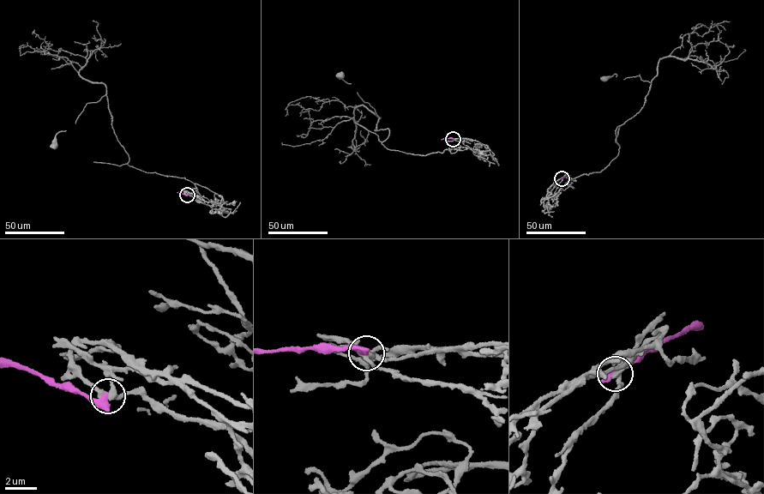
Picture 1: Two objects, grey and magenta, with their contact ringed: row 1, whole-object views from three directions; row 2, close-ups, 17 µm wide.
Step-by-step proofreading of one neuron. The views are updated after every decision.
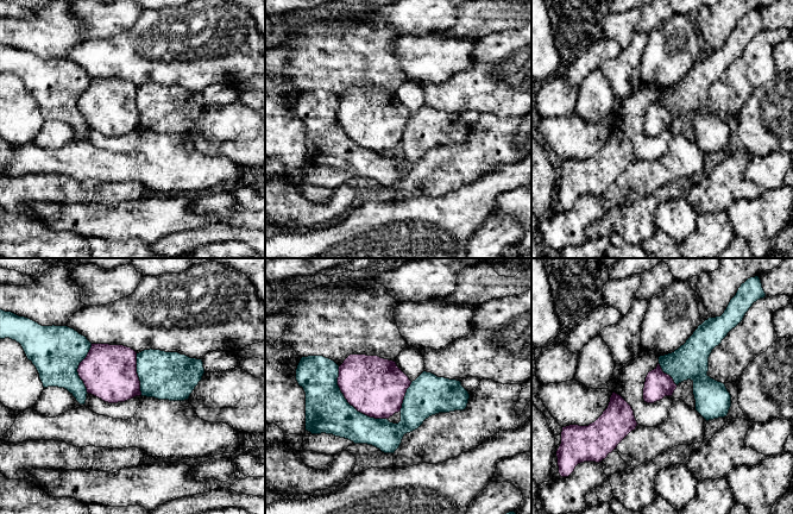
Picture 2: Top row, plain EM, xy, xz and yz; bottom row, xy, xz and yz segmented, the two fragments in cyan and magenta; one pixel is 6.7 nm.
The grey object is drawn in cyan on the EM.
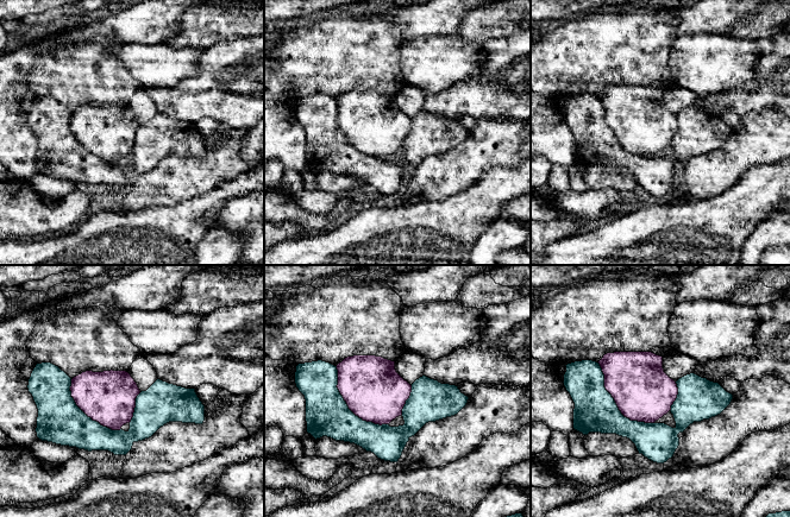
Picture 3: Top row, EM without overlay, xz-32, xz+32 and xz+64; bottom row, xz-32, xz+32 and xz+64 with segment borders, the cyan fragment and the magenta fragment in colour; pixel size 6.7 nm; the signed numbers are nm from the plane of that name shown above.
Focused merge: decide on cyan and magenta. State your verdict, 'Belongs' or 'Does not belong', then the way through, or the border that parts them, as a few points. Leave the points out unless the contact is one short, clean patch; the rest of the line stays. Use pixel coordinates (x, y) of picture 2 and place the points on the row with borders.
Does not belong

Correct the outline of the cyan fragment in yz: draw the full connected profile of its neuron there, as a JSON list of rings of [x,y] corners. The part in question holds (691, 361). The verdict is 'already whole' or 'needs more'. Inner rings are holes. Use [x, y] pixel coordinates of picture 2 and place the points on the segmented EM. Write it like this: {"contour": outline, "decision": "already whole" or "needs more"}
{"contour": [[[760,277],[748,278],[720,316],[709,318],[678,350],[659,357],[662,371],[669,375],[676,386],[687,380],[693,382],[696,410],[706,421],[726,416],[731,407],[731,395],[725,384],[707,375],[709,357],[743,320],[753,303],[763,297],[766,293]]], "decision": "already whole"}

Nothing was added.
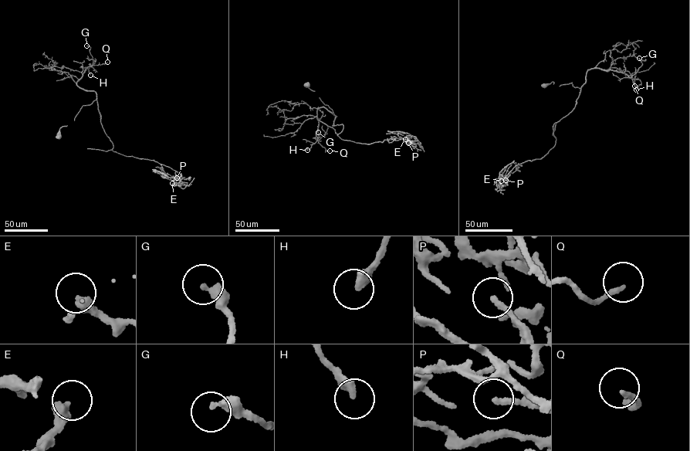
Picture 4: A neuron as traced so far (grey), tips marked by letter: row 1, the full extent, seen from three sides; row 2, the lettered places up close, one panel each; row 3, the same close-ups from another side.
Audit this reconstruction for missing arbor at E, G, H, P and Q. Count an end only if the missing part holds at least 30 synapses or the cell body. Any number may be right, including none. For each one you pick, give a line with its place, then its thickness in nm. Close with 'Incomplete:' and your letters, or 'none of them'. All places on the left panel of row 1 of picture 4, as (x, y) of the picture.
Incomplete: none of them

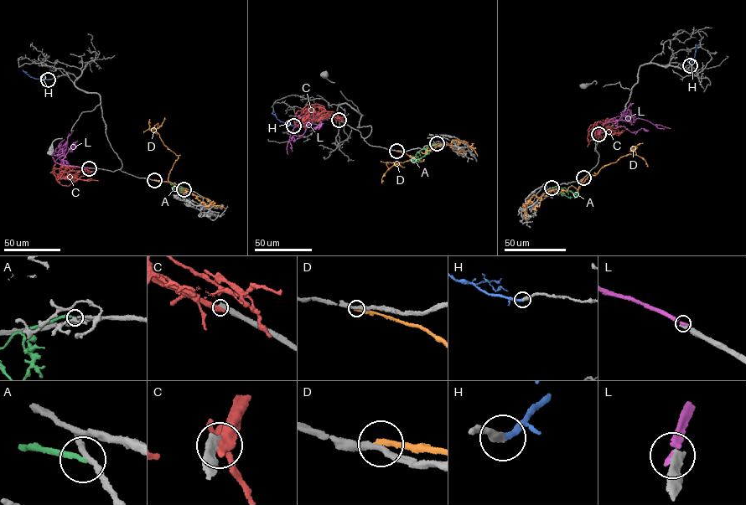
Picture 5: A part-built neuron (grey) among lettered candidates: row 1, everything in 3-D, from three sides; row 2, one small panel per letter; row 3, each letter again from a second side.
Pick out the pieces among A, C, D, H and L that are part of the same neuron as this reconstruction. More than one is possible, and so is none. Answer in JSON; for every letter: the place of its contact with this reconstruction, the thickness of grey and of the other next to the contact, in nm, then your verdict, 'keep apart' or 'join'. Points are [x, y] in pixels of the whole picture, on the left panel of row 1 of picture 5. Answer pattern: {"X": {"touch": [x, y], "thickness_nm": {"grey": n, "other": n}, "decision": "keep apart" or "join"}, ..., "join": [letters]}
{"A": {"touch": [183, 189], "thickness_nm": {"grey": 220, "other": 240}, "decision": "keep apart"}, "C": {"touch": [89, 167], "thickness_nm": {"grey": 360, "other": 440}, "decision": "keep apart"}, "D": {"touch": [154, 180], "thickness_nm": {"grey": 260, "other": 280}, "decision": "keep apart"}, "H": {"touch": [48, 79], "thickness_nm": {"grey": 400, "other": 220}, "decision": "join"}, "L": {"touch": [89, 168], "thickness_nm": {"grey": 360, "other": 260}, "decision": "keep apart"}, "join": ["H"]}

